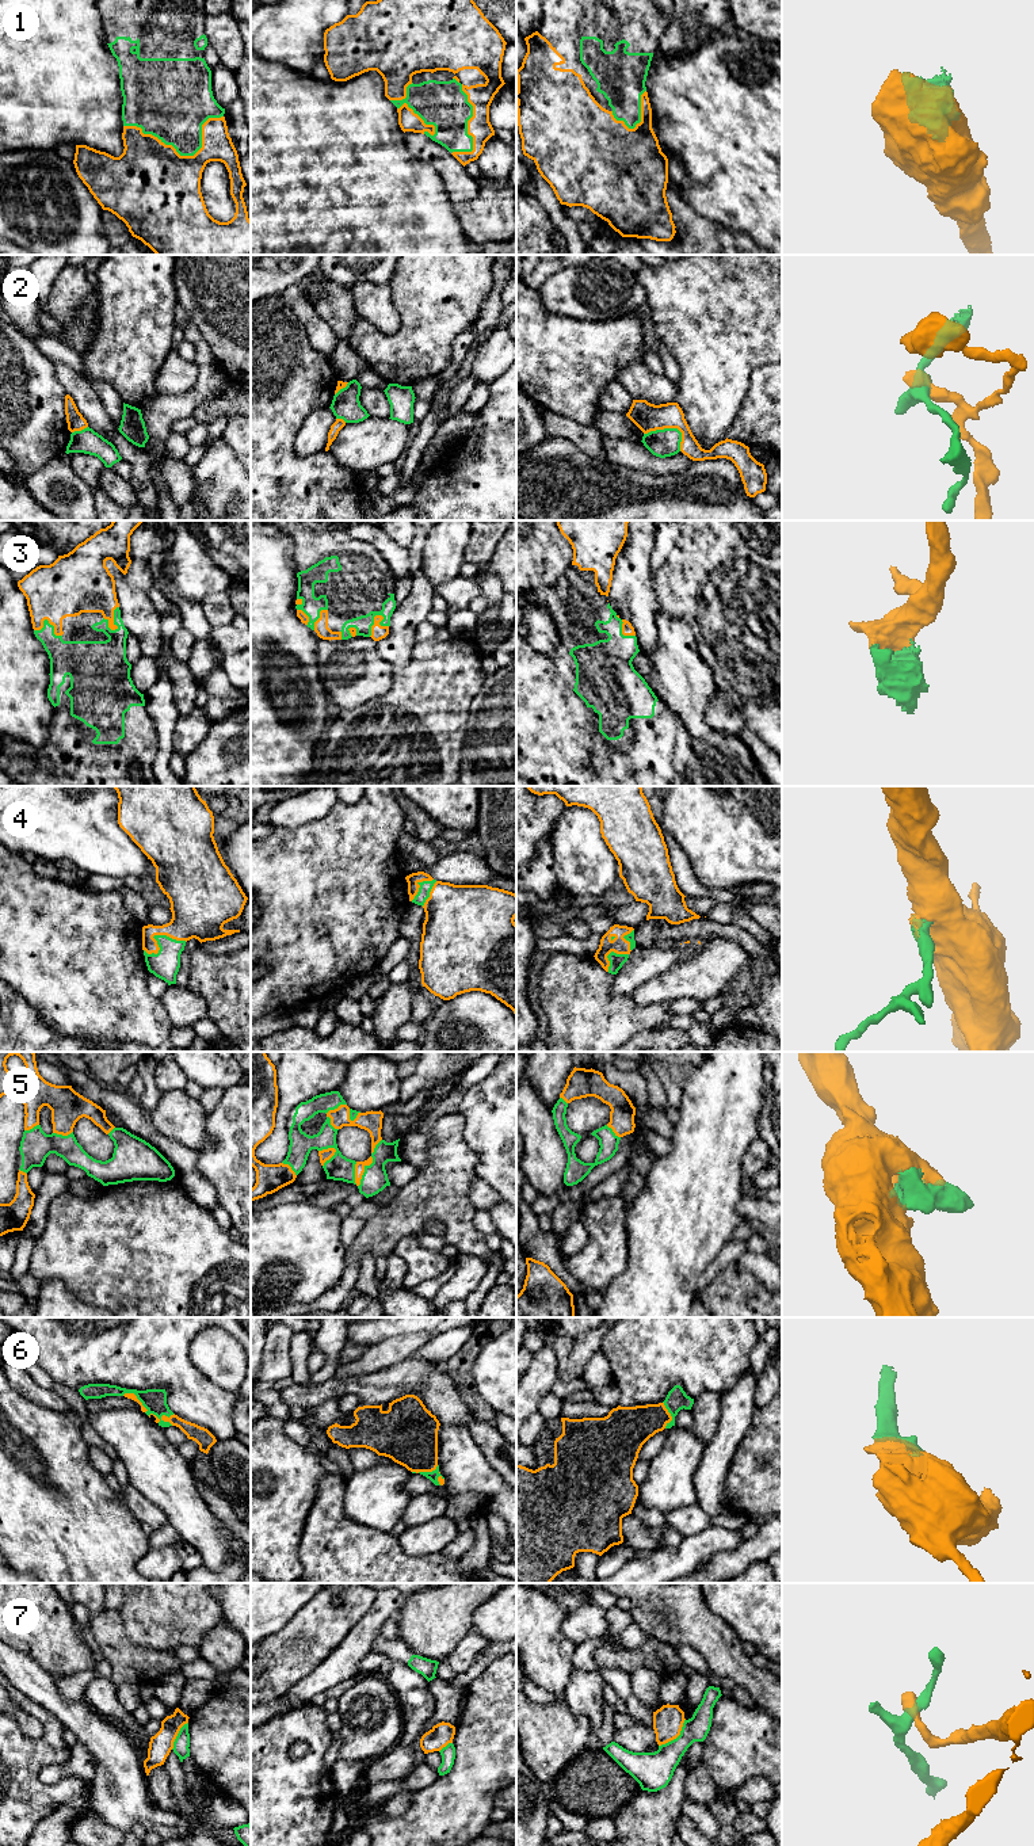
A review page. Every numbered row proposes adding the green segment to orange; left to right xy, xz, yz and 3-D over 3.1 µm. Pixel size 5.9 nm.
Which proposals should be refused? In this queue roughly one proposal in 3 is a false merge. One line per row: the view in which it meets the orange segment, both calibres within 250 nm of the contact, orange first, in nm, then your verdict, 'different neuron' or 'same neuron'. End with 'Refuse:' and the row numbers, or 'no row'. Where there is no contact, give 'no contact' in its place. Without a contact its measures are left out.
1: xy | 500/340 nm | same neuron
2: yz | 170/160 nm | different neuron
3: xy | 300/240 nm | same neuron
4: xy | 260/170 nm | same neuron
5: xz | 60/160 nm | same neuron
6: xy | 100/140 nm | same neuron
7: yz | 180/220 nm | different neuron
Refuse: 2, 7

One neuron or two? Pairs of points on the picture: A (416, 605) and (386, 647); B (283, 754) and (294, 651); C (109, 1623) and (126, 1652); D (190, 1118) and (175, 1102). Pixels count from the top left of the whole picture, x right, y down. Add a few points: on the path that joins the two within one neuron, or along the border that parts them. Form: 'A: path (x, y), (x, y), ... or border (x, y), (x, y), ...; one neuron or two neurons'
A: path (408, 616), (397, 636); one neuron
B: path (275, 727), (289, 708), (283, 678); one neuron
C: path (109, 1629), (110, 1636), (119, 1646); one neuron
D: path (187, 1114), (179, 1106); one neuron

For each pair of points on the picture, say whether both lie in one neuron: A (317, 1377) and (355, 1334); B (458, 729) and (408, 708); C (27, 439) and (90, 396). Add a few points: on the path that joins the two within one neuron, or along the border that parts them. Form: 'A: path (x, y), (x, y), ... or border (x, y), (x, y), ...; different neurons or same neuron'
A: border (347, 1331), (348, 1342); different neurons
B: path (446, 729), (432, 729), (420, 717); same neuron
C: border (54, 366), (54, 374), (67, 393); different neurons

